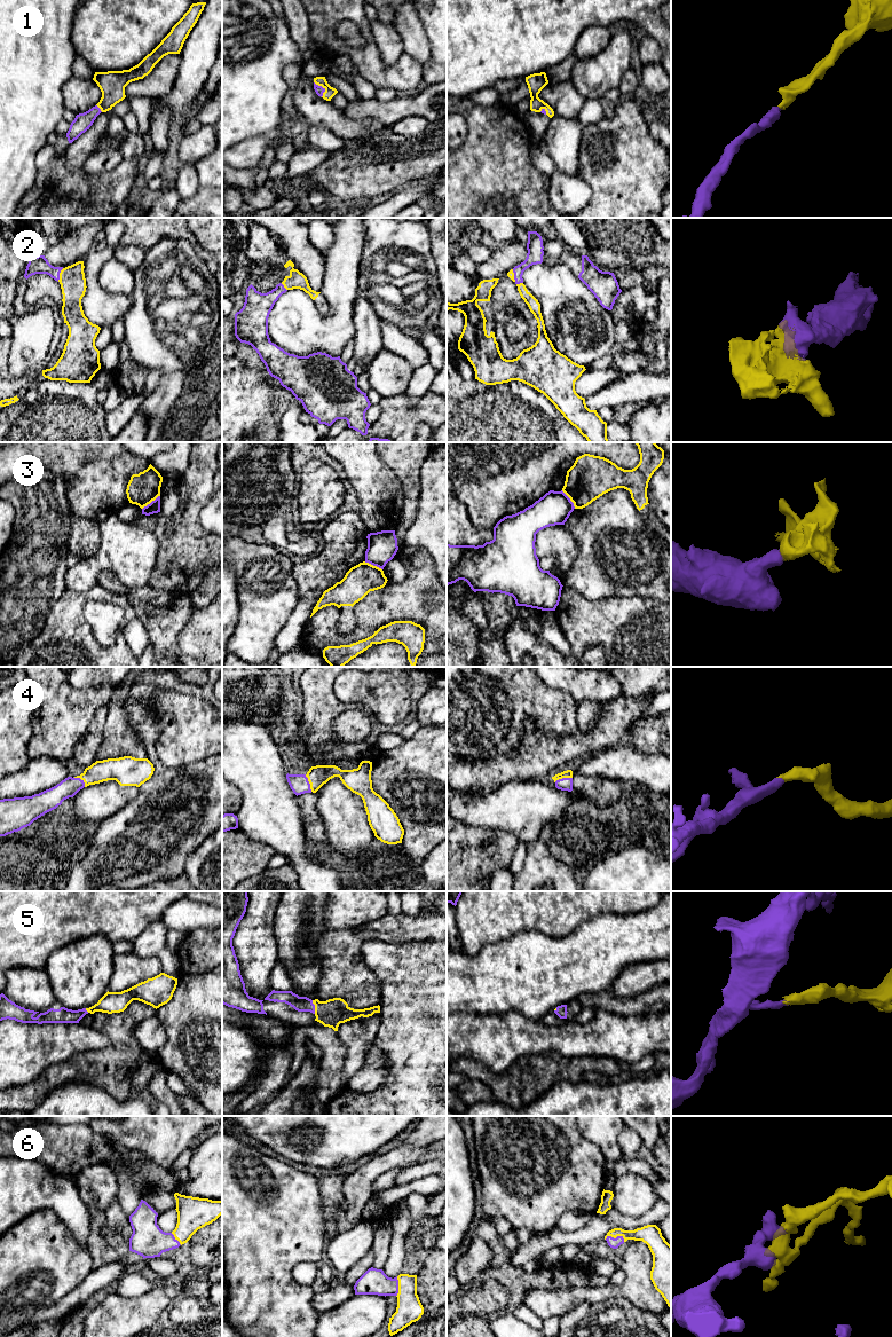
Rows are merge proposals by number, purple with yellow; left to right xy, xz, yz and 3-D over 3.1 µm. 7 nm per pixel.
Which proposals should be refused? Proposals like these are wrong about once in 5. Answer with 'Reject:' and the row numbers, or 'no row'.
Reject: 3

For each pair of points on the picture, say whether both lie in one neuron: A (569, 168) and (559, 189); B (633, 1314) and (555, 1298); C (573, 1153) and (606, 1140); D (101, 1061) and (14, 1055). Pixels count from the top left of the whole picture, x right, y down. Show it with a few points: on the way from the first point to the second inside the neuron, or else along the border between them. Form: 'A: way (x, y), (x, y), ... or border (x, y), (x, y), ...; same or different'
A: border (555, 170), (566, 174), (577, 174); different
B: border (625, 1299), (633, 1306), (650, 1311), (657, 1316); different
C: border (577, 1127), (584, 1137), (599, 1147), (606, 1159); different
D: border (101, 1048), (55, 1063), (50, 1069); different

